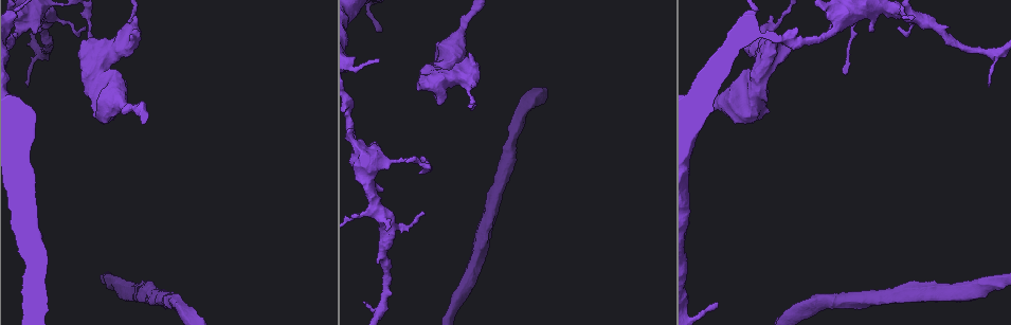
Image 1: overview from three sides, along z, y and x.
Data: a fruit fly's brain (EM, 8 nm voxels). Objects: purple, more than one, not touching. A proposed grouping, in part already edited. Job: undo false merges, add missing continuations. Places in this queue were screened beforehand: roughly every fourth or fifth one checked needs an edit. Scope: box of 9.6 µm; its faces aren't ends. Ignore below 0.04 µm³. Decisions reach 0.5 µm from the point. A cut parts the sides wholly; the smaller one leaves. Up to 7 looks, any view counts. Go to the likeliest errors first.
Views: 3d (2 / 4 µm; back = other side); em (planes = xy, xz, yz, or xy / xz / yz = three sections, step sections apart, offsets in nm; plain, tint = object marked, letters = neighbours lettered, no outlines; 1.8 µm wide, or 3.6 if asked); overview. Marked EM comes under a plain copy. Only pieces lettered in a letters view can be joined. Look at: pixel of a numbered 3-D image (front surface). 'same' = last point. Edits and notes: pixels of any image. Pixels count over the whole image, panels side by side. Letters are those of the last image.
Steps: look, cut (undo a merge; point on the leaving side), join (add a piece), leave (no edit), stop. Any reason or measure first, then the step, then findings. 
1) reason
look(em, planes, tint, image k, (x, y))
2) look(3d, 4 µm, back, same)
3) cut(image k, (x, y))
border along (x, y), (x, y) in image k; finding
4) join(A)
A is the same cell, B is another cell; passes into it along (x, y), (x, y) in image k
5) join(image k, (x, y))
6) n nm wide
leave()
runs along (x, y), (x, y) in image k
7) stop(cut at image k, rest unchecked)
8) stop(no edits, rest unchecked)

end of a long branch
look(3d, 4 µm, image 1, (718, 303))

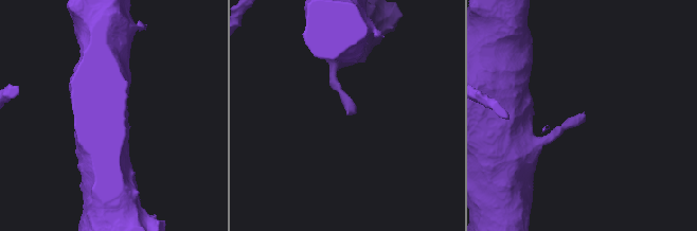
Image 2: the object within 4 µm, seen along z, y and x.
look(em, xy, step 8, letters, image 2, (348, 112))

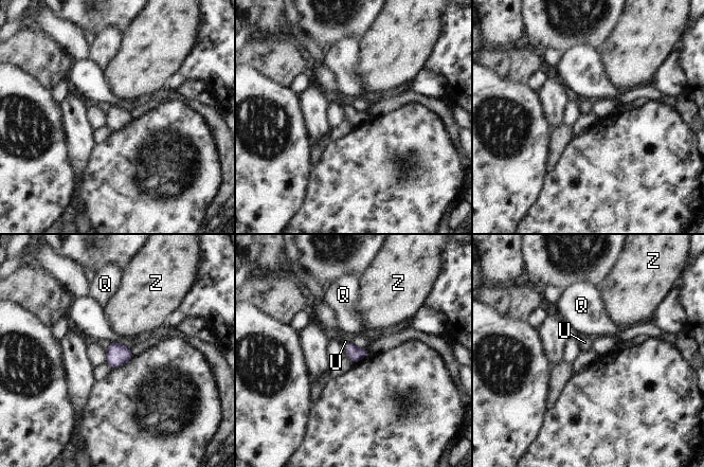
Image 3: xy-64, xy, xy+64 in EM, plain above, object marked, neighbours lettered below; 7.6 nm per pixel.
110 nm wide
join(U)
U is the same cell, Q and Z are other cells; passes into it along (354, 353), (347, 347), (345, 341) in image 3; it goes on there

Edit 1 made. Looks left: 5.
redraw
look(overview)

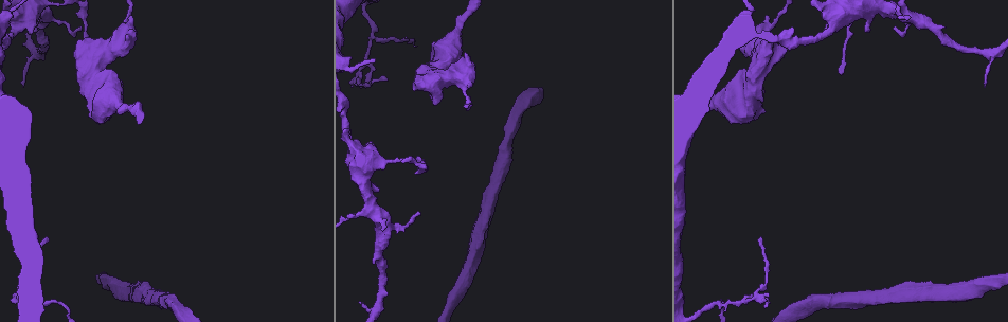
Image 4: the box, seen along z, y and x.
stops while still wide
look(3d, 4 µm, image 4, (372, 185))

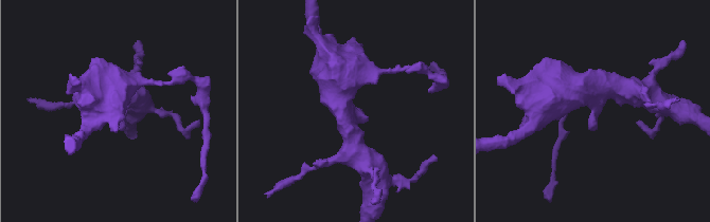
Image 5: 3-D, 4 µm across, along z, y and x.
now the EM
look(em, xy, step 8, tint, image 5, (121, 130))

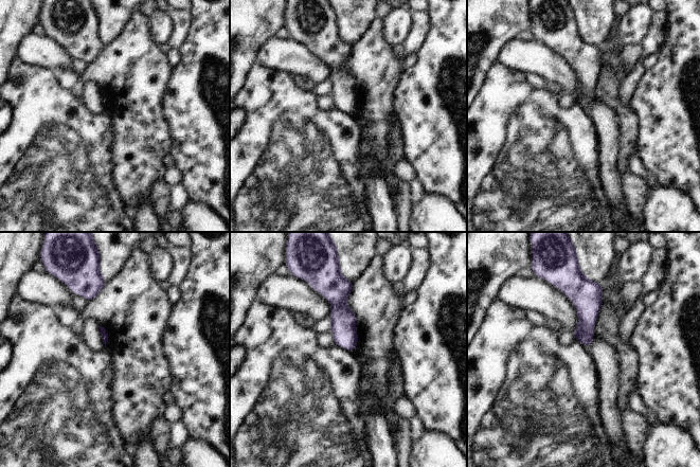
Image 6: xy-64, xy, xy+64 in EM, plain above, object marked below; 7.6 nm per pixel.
another direction
look(em, yz, step 16, letters, same)

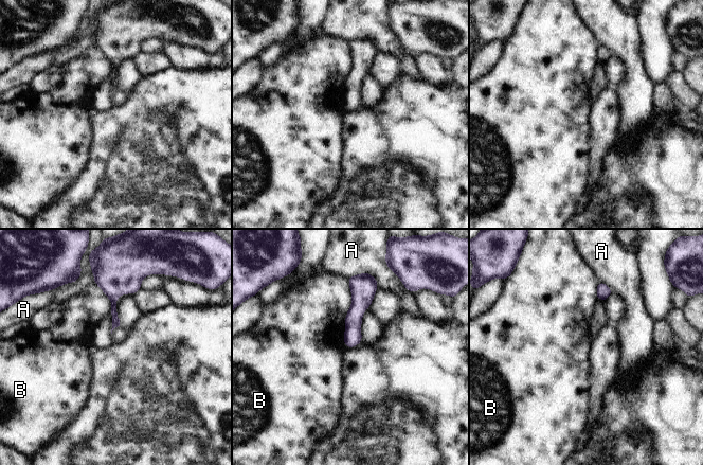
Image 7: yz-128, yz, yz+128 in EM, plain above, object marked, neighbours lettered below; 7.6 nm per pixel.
leave()
A and B are other cells; runs along (356, 284), (357, 309), (347, 344) in image 7; no lettered piece goes on from it

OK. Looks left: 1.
stop(join at image 3, rest unchecked)

